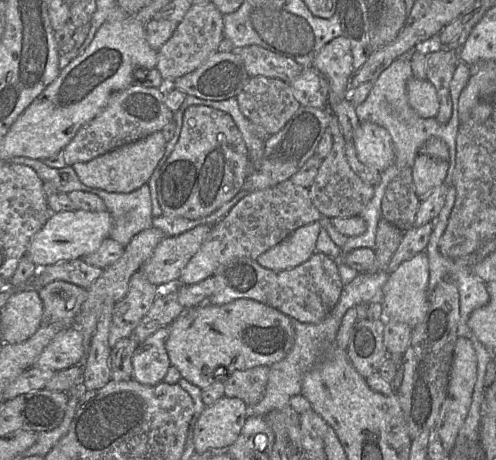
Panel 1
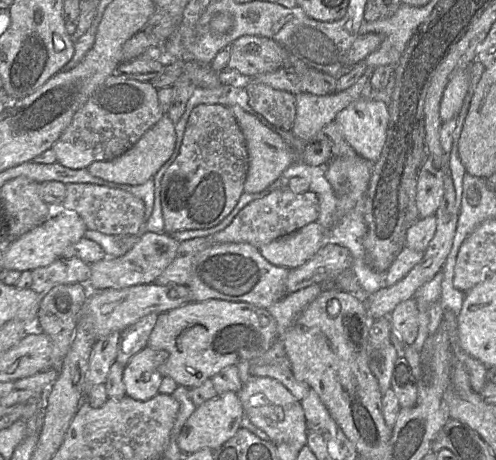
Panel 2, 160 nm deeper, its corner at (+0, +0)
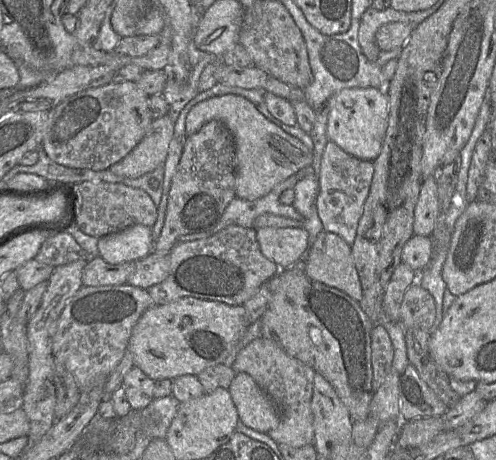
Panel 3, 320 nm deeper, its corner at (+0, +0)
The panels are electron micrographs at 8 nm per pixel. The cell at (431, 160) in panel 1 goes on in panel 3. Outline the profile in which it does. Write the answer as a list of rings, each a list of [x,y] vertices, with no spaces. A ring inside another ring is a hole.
[[[435,176],[423,178],[414,209],[413,233],[431,236],[439,214],[439,199]]]

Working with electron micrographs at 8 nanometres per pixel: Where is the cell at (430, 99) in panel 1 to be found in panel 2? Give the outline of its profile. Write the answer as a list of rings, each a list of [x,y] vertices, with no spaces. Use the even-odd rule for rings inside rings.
[[[458,68],[449,79],[440,101],[441,122],[447,122],[458,116],[469,84],[468,68]]]

